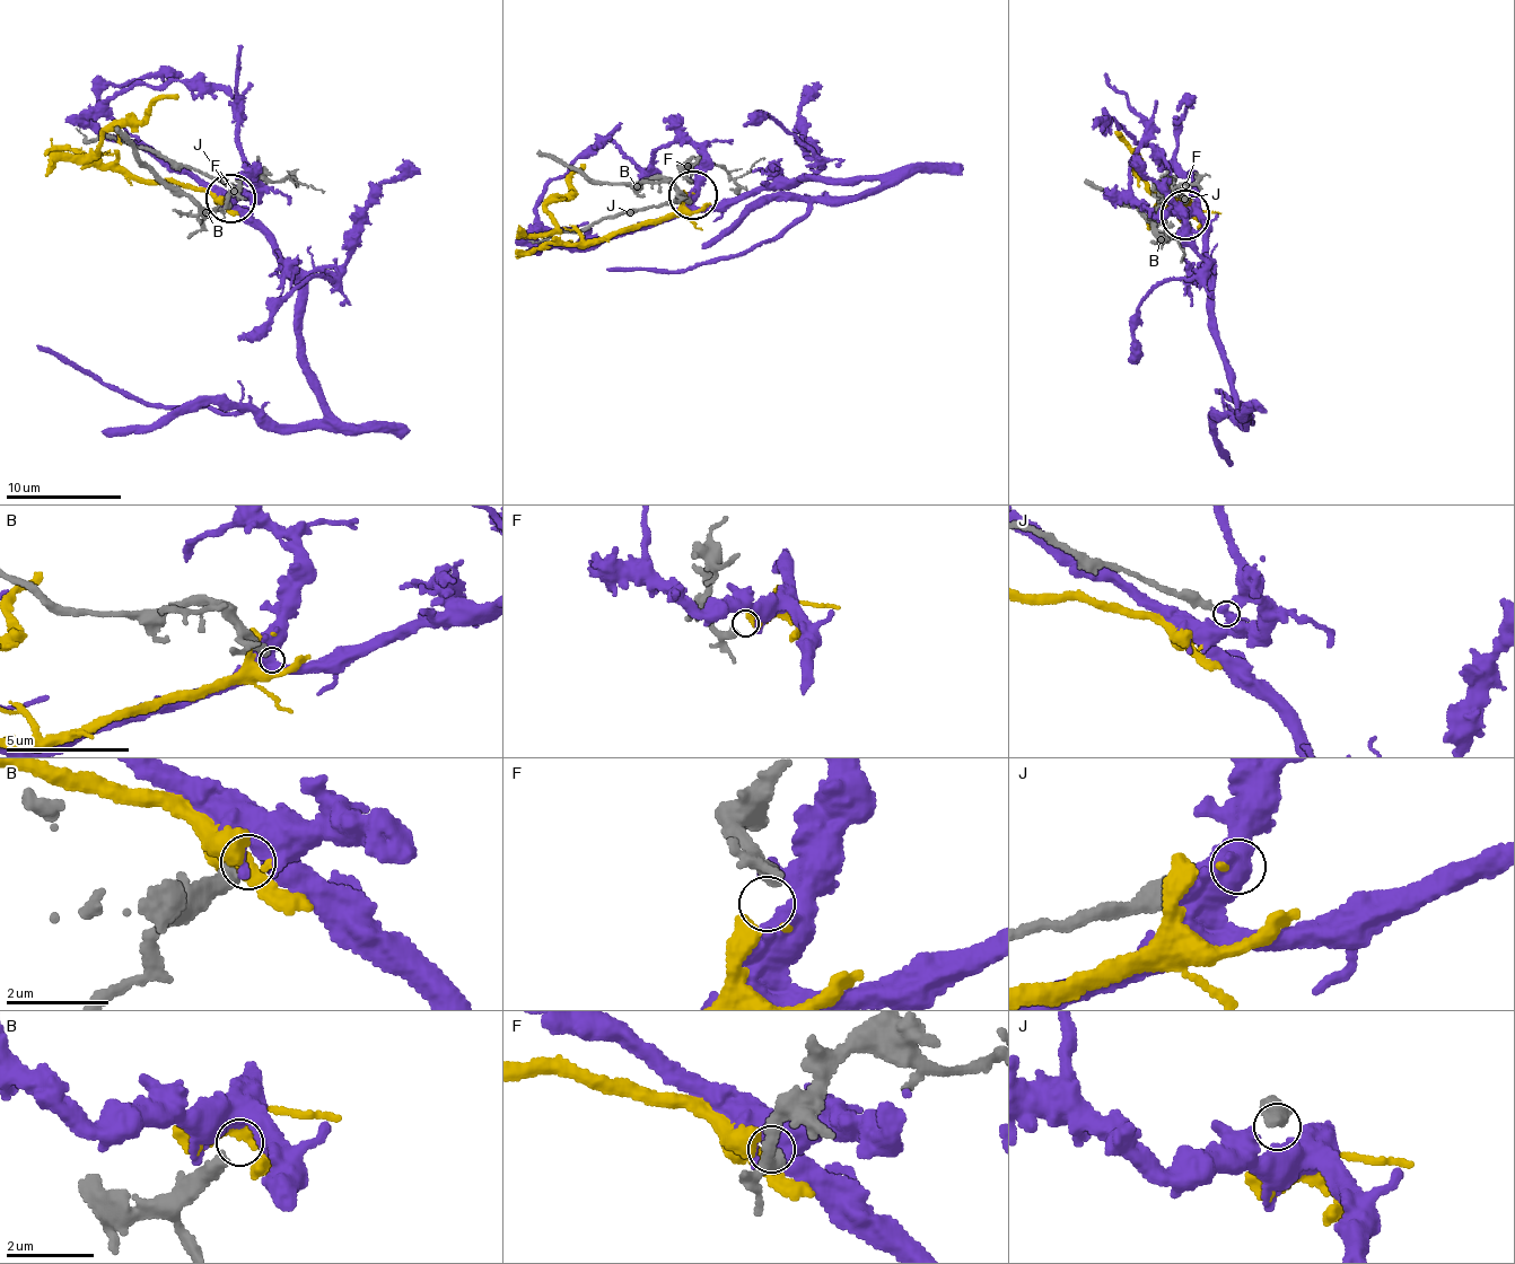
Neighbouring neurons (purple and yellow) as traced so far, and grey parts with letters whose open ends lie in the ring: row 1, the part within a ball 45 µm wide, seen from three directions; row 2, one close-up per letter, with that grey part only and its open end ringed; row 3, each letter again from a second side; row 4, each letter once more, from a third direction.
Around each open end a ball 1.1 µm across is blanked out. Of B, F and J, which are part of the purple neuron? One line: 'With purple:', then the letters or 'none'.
With purple: none

